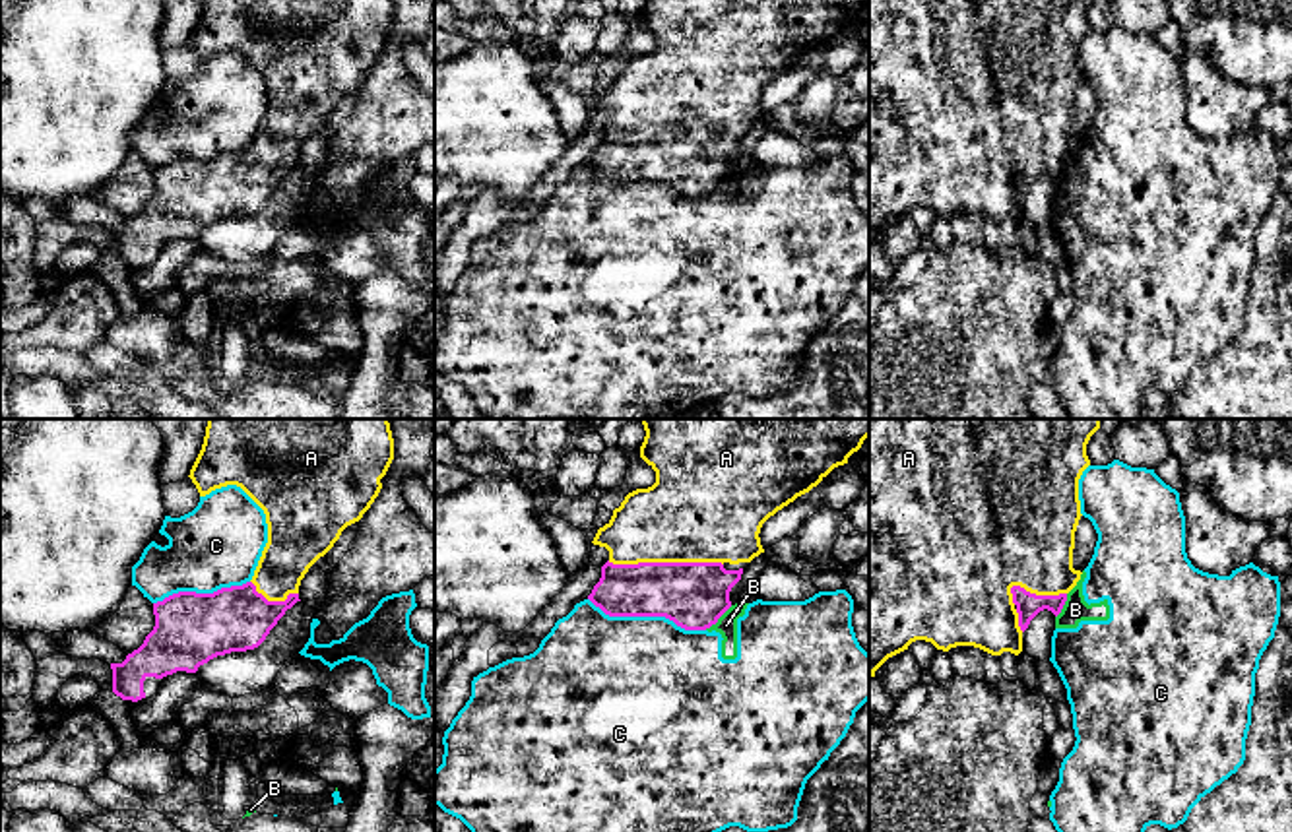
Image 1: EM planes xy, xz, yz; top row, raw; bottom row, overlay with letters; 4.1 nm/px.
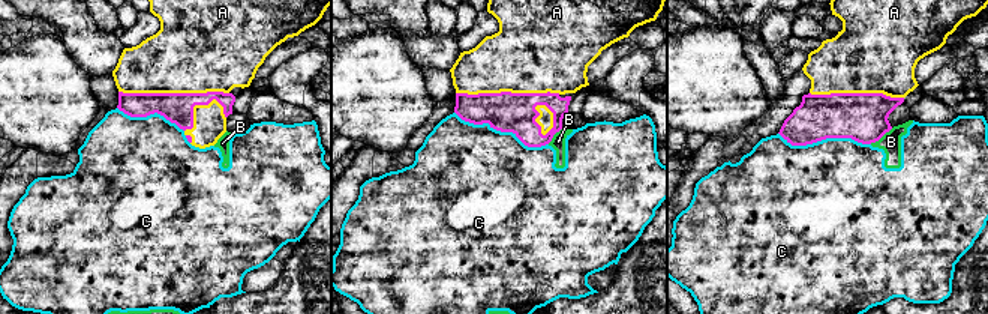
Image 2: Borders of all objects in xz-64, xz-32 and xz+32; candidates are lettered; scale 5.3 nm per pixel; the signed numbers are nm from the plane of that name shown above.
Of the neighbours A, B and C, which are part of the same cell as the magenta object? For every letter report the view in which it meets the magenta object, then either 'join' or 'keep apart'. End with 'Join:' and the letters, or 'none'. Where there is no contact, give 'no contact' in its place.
A: xz | join
B: xz | keep apart
C: xz | keep apart
Join: A

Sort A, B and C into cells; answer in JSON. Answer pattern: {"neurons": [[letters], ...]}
{"neurons": [["A"], ["B", "C"]]}

